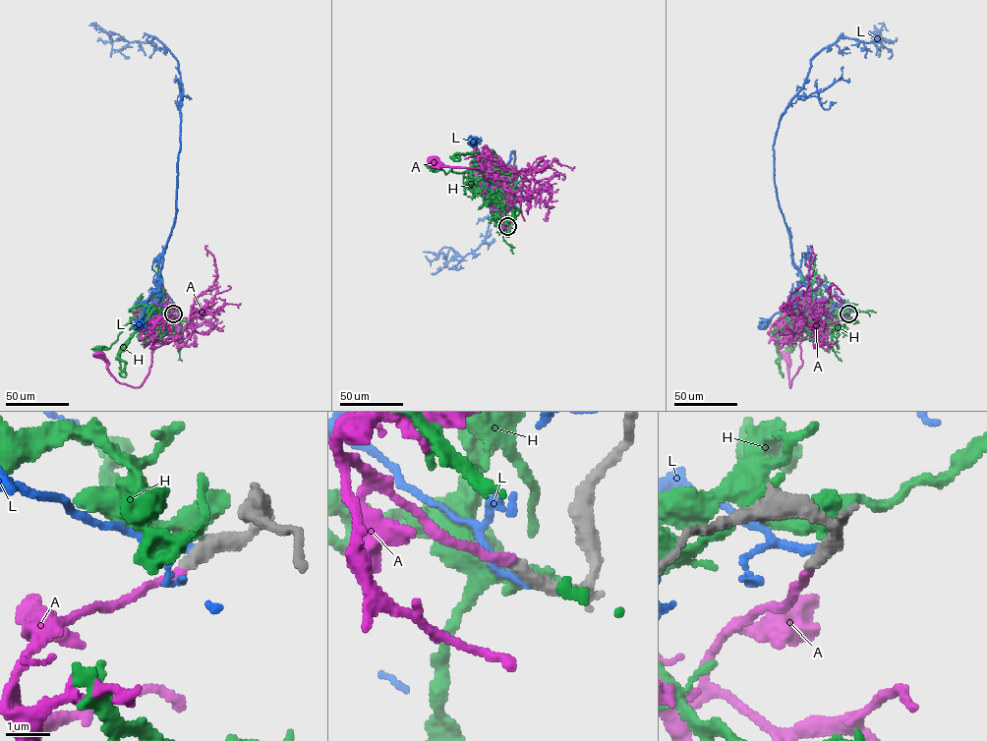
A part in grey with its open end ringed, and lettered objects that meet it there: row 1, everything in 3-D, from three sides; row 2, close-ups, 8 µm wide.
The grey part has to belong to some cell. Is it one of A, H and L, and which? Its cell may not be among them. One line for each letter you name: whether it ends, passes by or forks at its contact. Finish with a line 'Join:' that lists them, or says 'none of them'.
Join: none of them

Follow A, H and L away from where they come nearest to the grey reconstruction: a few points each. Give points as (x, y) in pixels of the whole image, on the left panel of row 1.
A: (173, 313), (169, 314), (173, 316), (168, 330), (153, 345), (151, 366), (140, 386), (119, 382), (97, 355)
H: (174, 313), (154, 306), (141, 311), (145, 312), (127, 323), (109, 348), (97, 350)
L: (174, 313), (155, 297), (153, 291), (159, 283), (156, 279), (157, 290), (145, 302), (139, 324)

